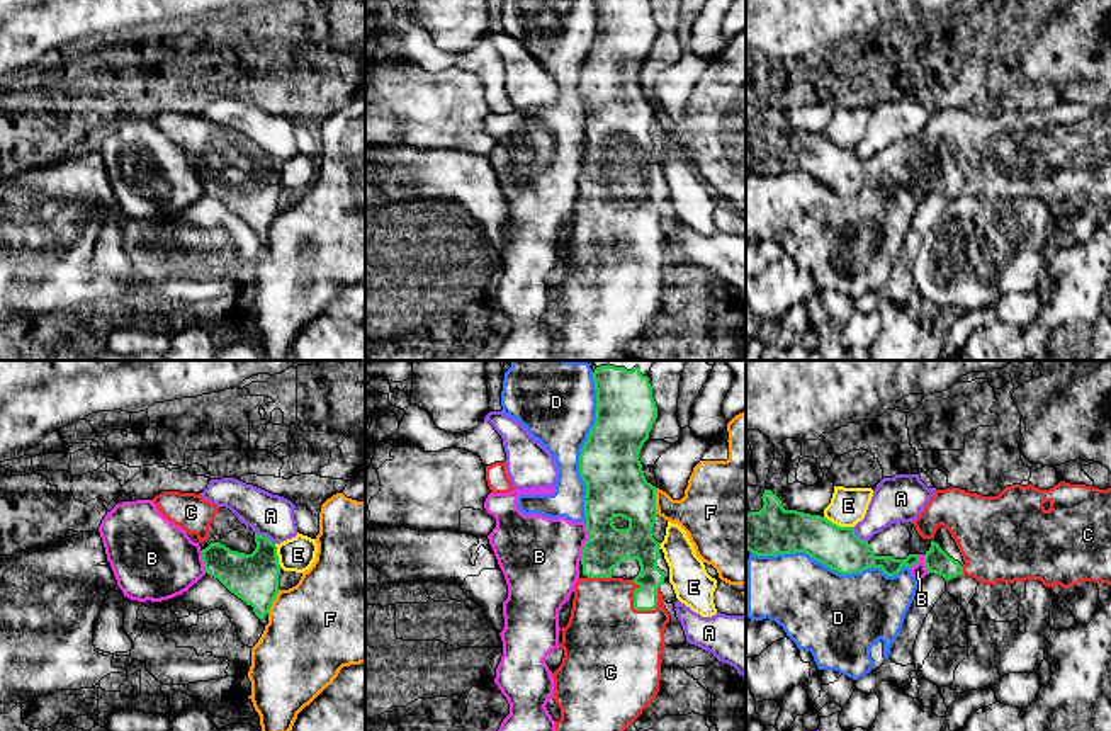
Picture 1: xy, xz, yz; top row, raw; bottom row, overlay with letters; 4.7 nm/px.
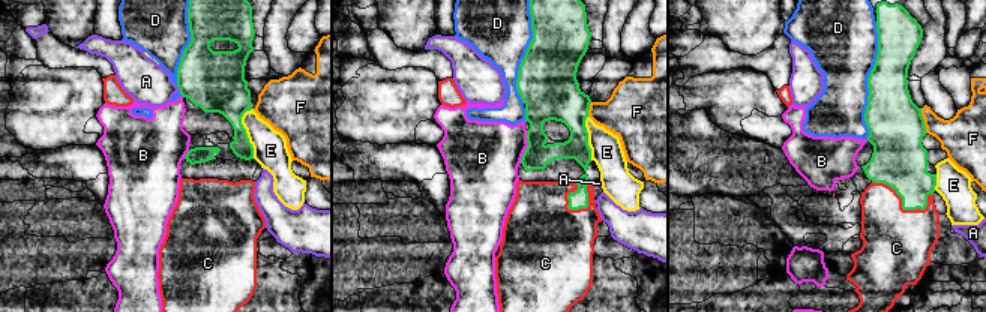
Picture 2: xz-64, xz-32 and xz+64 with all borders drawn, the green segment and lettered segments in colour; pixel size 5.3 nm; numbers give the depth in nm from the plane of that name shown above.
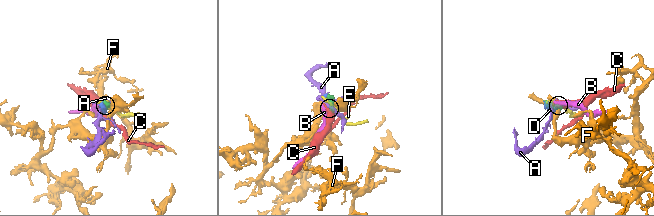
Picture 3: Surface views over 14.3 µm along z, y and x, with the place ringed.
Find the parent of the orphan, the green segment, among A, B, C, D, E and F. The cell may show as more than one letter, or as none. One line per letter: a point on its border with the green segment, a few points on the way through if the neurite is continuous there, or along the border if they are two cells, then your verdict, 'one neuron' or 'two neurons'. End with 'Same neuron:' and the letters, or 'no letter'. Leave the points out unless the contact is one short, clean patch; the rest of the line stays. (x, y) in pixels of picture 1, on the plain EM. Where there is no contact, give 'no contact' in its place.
A: contact yz (857, 155); two neurons
B: contact xz (586, 160); border xz (586, 141), (586, 160), (580, 179); two neurons
C: contact xz (634, 223); way xz (600, 182), (646, 182), (634, 223), (612, 271); one neuron
D: contact yz (829, 186); two neurons
E: contact yz (838, 145); two neurons
F: contact xz (654, 121); two neurons
Same neuron: C

